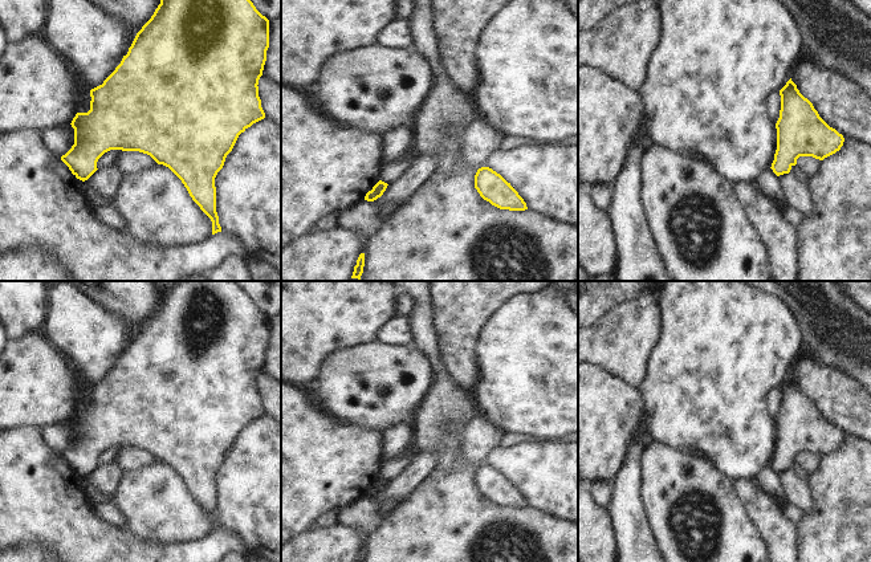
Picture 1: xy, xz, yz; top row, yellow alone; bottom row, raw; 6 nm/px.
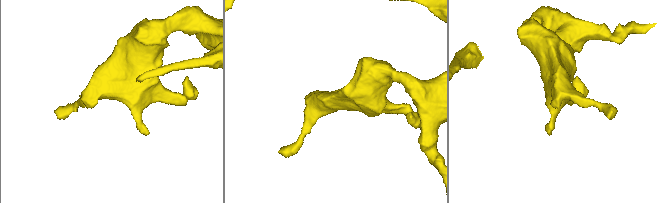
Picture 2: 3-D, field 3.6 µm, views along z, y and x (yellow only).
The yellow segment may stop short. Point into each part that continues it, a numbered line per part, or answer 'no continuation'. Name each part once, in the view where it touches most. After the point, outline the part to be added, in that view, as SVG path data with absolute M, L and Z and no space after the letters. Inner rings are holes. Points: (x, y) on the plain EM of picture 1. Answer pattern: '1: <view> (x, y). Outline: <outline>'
no continuation

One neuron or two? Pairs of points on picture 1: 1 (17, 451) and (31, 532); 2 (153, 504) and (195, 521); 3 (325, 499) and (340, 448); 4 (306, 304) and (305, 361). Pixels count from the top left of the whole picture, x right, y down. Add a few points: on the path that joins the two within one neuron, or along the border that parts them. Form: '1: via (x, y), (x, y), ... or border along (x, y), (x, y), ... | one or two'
1: via (25, 471), (31, 477), (31, 512) | one
2: via (163, 510), (184, 521) | one
3: via (329, 487), (332, 484), (332, 468), (337, 460) | one
4: via (305, 318), (305, 346) | one

